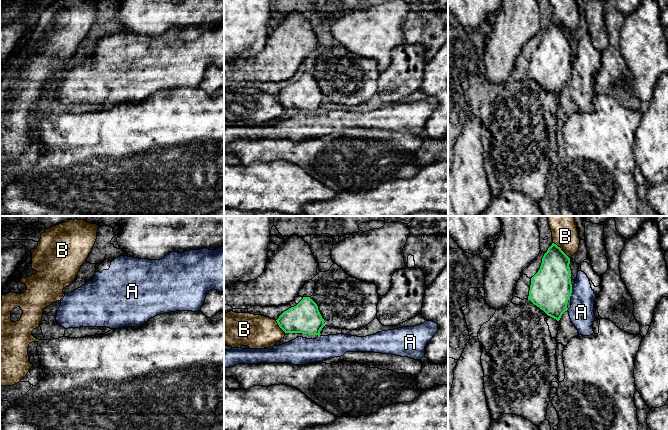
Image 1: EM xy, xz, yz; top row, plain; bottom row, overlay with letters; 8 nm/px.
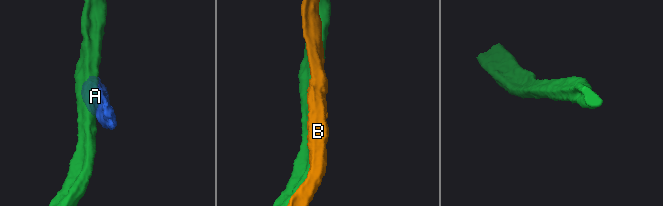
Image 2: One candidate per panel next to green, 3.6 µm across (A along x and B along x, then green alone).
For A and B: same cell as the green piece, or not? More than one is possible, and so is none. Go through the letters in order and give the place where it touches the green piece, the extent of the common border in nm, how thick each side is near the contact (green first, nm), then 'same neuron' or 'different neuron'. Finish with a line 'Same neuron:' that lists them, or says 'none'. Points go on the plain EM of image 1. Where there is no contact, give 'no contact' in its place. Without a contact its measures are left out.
A: yz (571, 68) | 110 nm | 320/200 nm | different neuron
B: yz (561, 26) | 190 nm | 280/200 nm | different neuron
Same neuron: none

